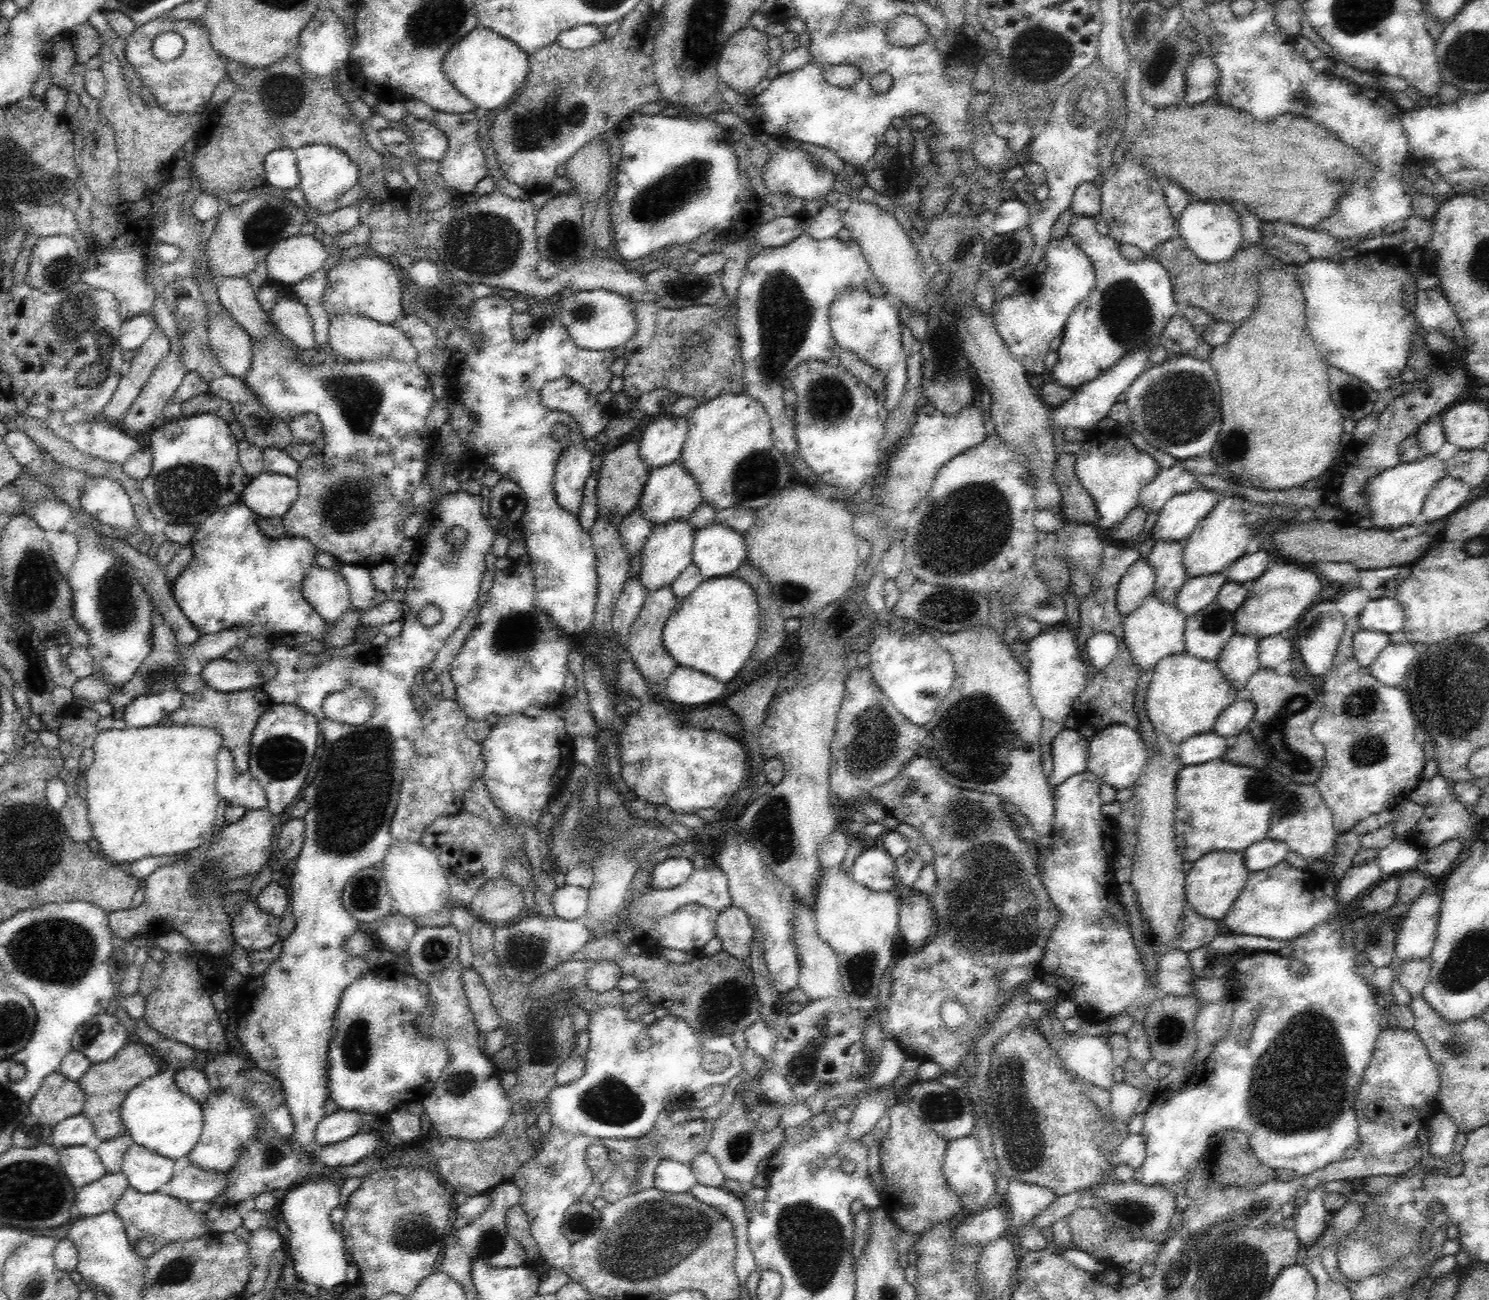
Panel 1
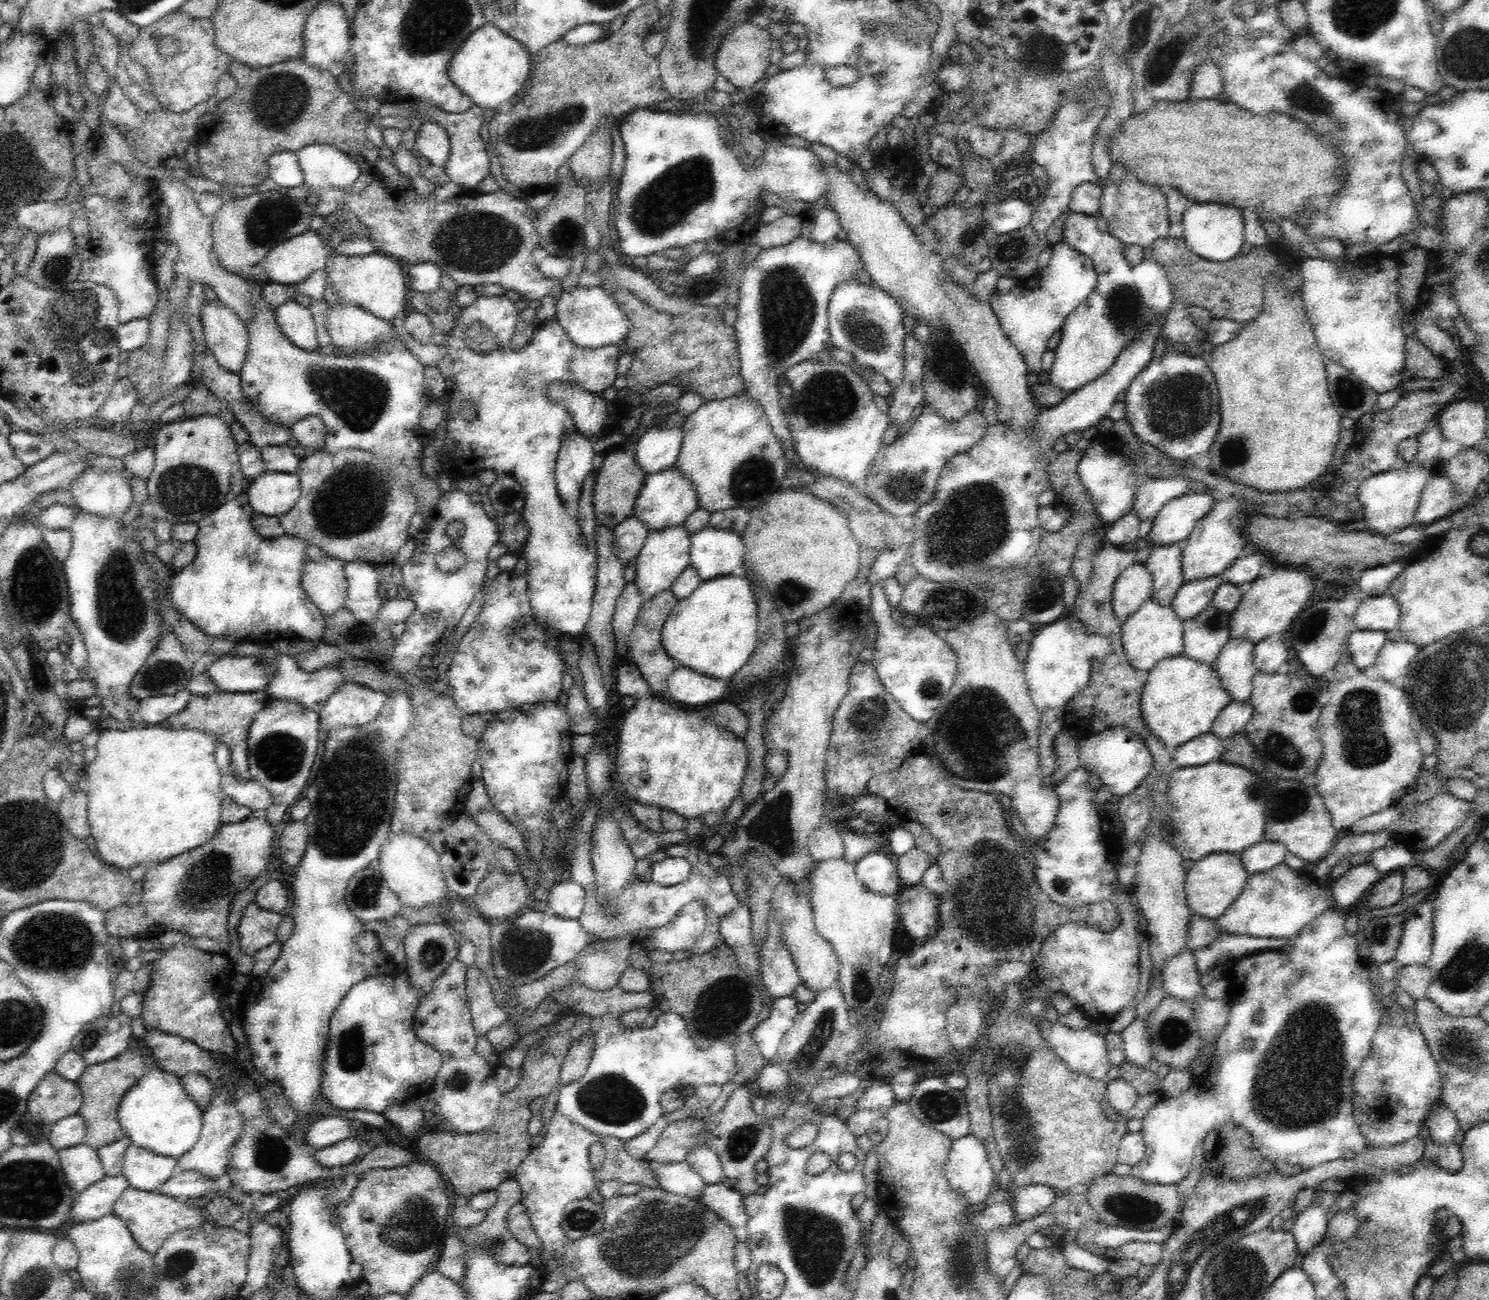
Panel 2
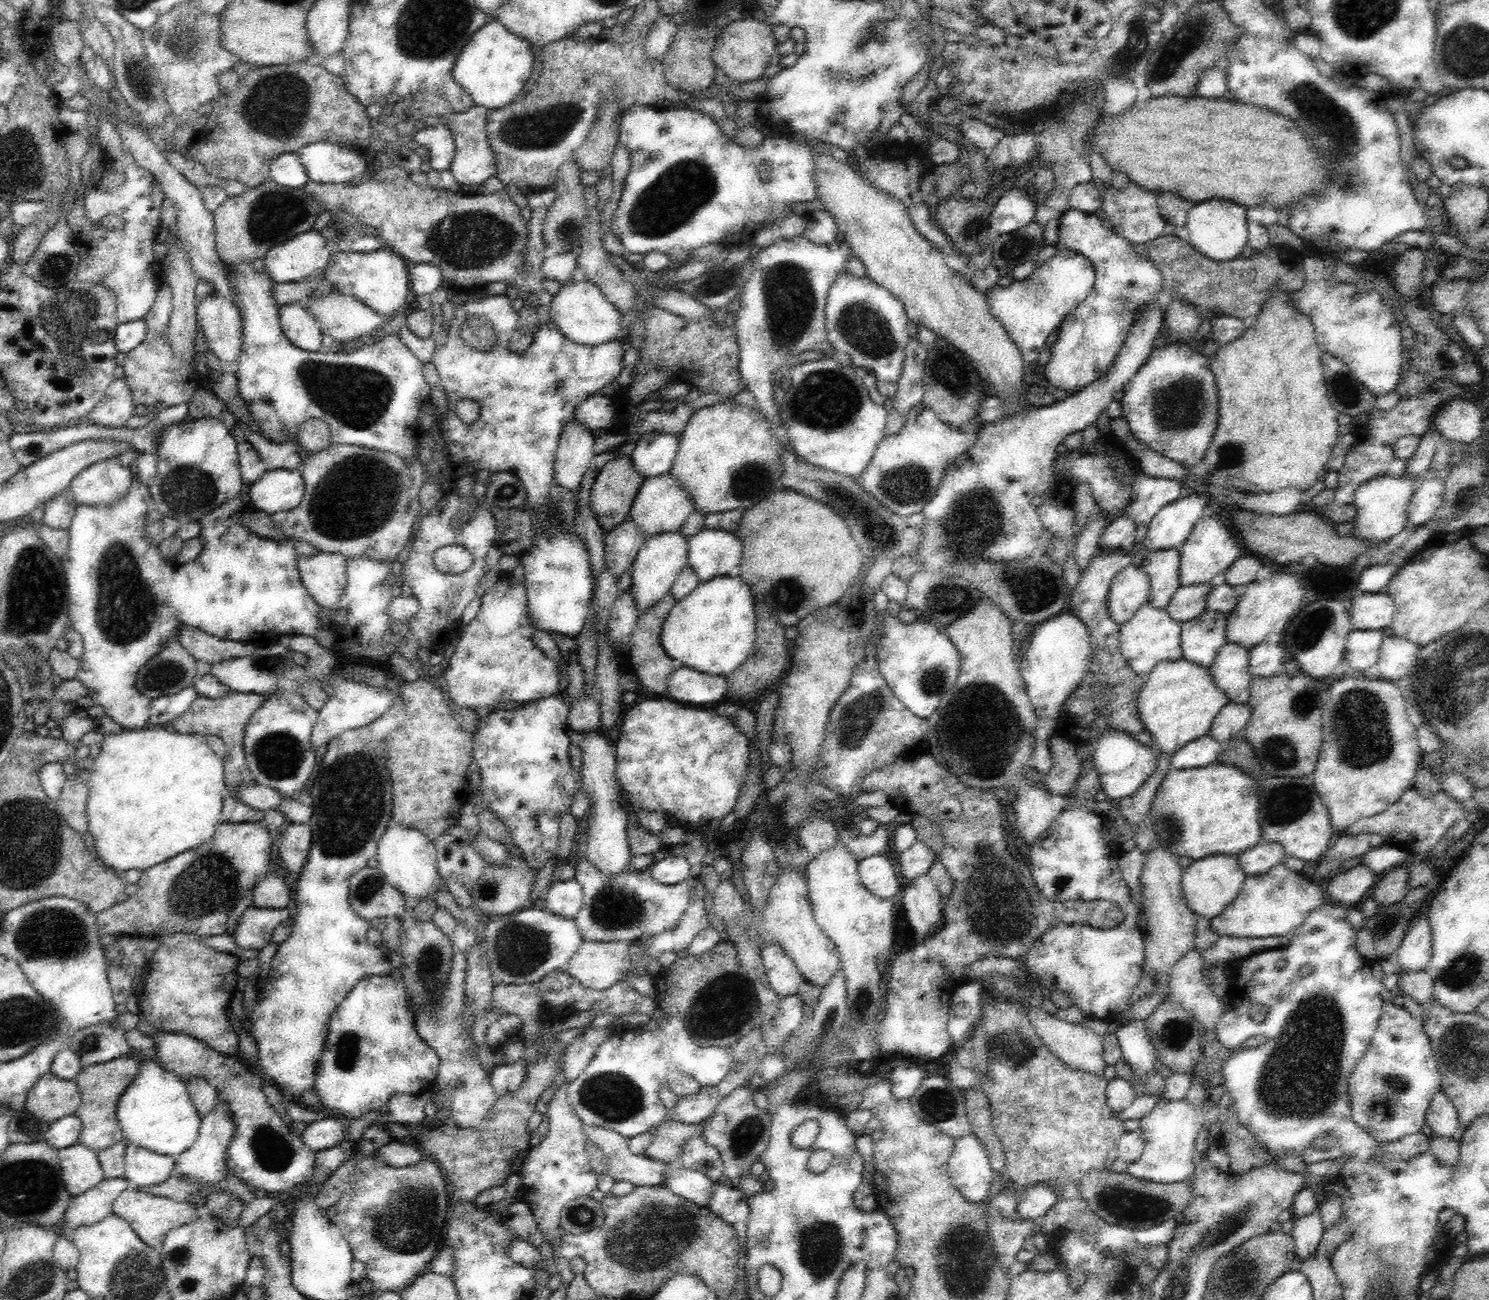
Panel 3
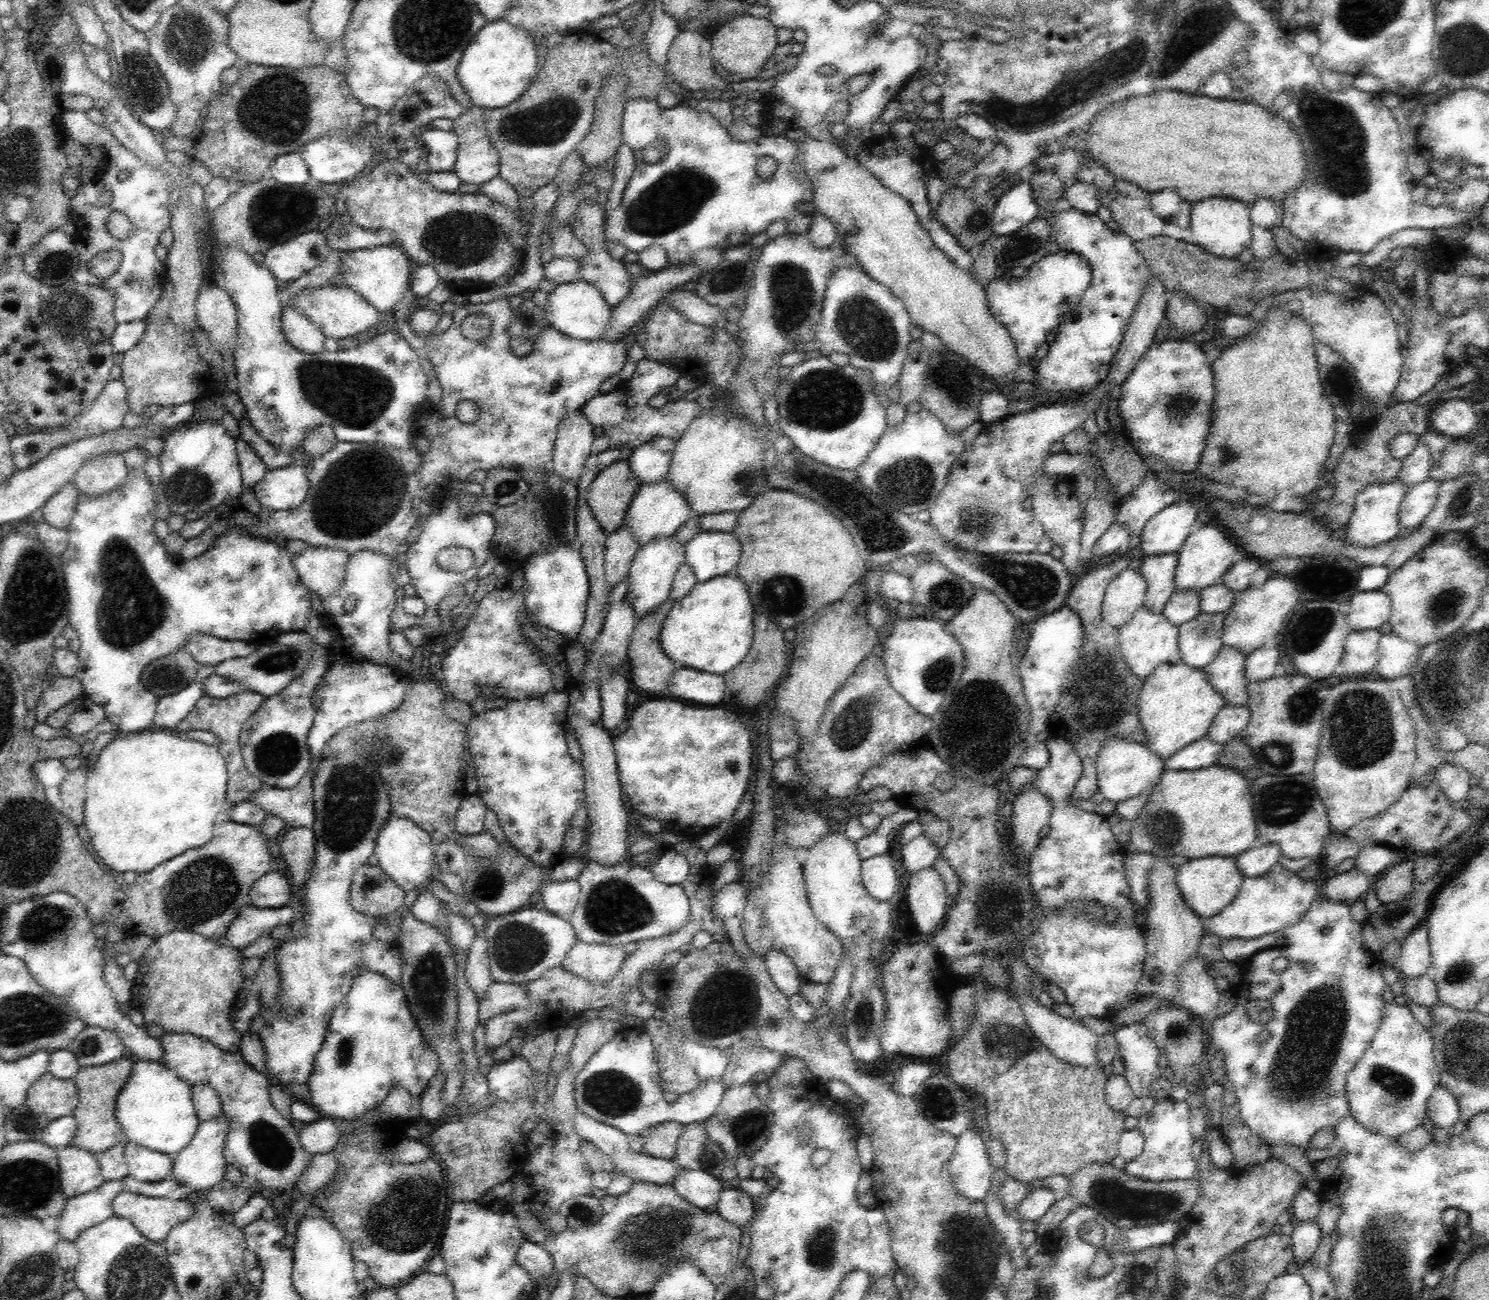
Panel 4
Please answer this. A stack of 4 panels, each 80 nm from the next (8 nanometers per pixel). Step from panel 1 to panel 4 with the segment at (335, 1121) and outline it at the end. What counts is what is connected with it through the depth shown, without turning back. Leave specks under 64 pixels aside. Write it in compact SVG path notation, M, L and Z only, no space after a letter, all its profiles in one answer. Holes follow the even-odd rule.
M324 1118L306 1123L299 1133L299 1142L311 1155L332 1151L342 1136L337 1125L336 1122Z

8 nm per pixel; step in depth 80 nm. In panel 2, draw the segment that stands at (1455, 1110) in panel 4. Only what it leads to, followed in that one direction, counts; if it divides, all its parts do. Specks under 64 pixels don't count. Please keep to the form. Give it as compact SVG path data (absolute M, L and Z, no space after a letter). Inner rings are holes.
M1438 1098L1428 1112L1425 1120L1428 1138L1436 1145L1450 1145L1459 1131L1458 1119L1449 1106Z

